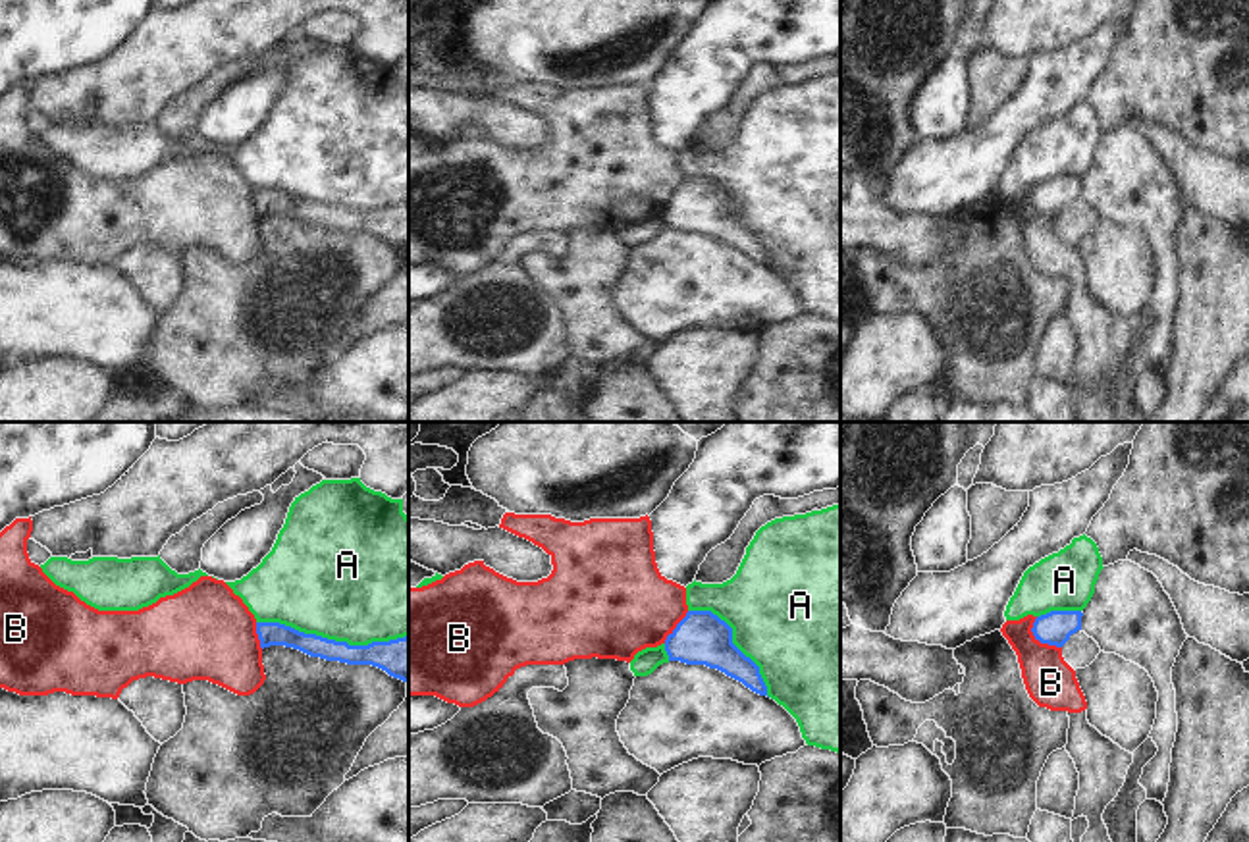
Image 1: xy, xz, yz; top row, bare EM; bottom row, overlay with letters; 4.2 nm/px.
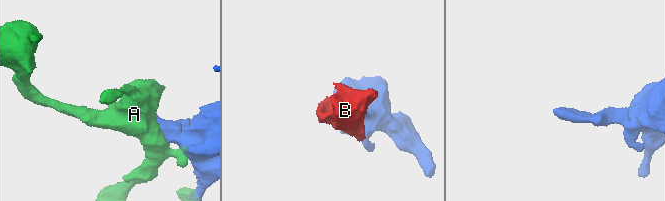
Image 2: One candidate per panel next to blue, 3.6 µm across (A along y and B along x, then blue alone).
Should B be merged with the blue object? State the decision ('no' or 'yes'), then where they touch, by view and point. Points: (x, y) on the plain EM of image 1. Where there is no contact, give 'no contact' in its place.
no | yz (1039, 209)

